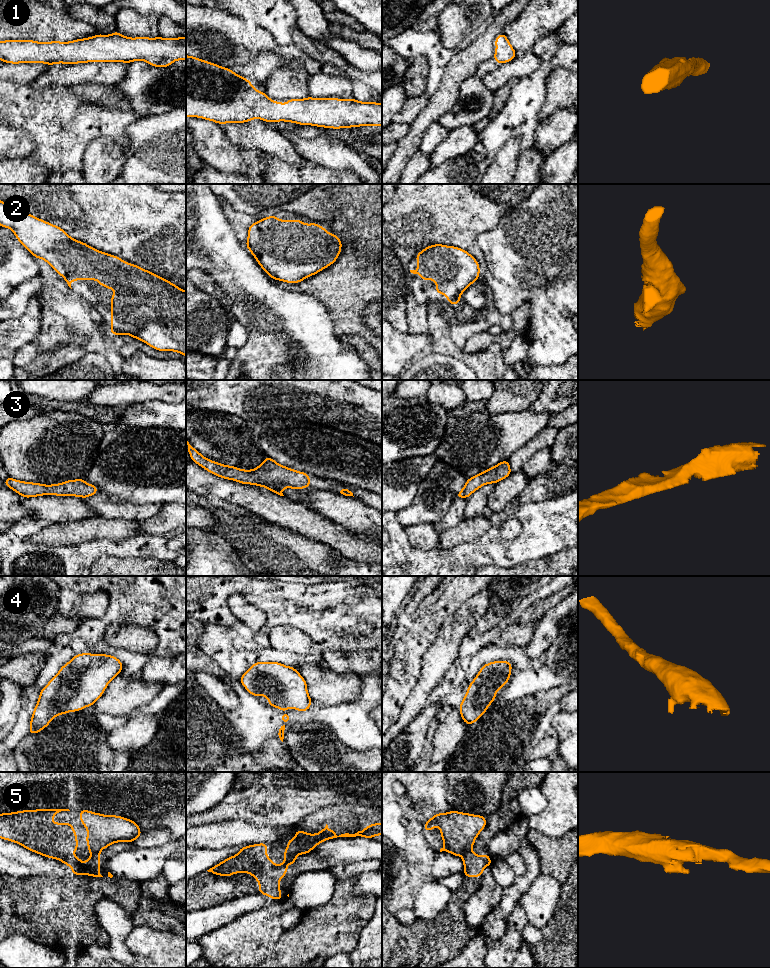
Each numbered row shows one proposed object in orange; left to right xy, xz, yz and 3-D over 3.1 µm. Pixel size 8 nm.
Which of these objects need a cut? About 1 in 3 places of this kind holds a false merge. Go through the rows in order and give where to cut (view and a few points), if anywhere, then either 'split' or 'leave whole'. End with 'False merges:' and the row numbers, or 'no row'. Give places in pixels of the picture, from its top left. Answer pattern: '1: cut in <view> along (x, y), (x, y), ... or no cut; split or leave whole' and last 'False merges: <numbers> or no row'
1: no cut; leave whole
2: no cut; leave whole
3: no cut; leave whole
4: no cut; leave whole
5: no cut; leave whole
False merges: no row

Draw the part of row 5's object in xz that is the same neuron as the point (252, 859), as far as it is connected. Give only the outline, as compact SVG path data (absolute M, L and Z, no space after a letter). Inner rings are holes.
M382 823L371 824L355 834L345 833L339 836L336 835L336 830L329 830L327 824L317 834L308 834L303 830L295 830L295 832L296 836L286 841L288 847L284 850L284 864L273 864L266 855L268 843L260 843L241 847L235 856L228 857L207 871L226 877L231 877L233 873L250 873L259 882L258 893L274 900L281 900L279 880L287 874L287 866L295 864L298 854L308 854L319 843L327 839L356 836L373 839L376 835L382 835Z

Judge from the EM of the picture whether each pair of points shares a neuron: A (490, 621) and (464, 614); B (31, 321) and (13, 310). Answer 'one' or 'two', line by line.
A: two
B: two

